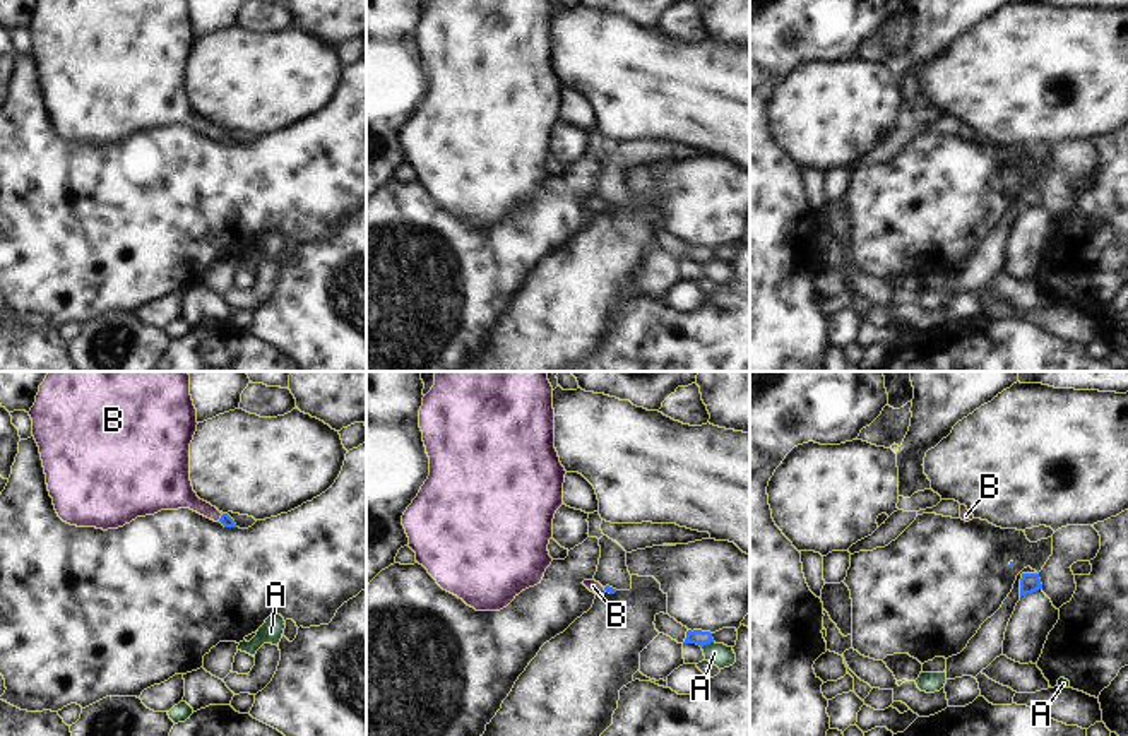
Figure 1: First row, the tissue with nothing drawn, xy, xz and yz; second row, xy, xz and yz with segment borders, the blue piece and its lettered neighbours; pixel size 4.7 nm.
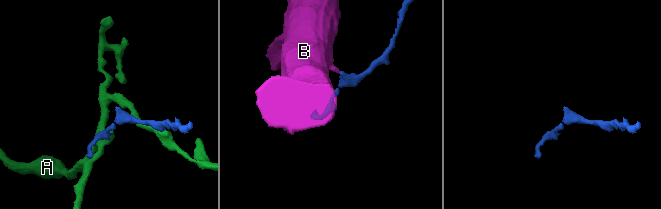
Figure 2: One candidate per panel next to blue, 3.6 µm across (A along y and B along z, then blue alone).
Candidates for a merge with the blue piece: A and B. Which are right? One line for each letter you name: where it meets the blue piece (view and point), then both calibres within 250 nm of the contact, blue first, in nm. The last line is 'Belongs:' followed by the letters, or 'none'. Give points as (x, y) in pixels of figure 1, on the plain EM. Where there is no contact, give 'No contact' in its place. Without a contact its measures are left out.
B: Touches blue at xy (221, 134). Thickness 60 nm (blue) against 160 nm
Belongs: B.

